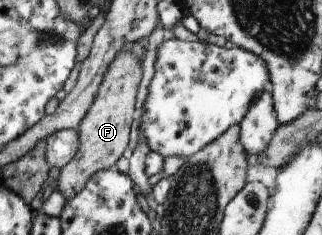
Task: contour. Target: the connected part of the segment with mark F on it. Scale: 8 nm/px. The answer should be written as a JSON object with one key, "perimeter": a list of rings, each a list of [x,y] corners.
{"perimeter":[[[126,46],[117,52],[103,74],[94,102],[88,107],[84,118],[76,128],[78,133],[76,154],[68,164],[59,168],[56,190],[60,192],[64,202],[70,200],[74,194],[78,194],[88,182],[88,178],[98,170],[122,166],[121,156],[128,144],[130,124],[137,117],[134,111],[134,100],[136,100],[136,89],[142,76],[140,63],[138,58],[134,58],[129,46]]]}

